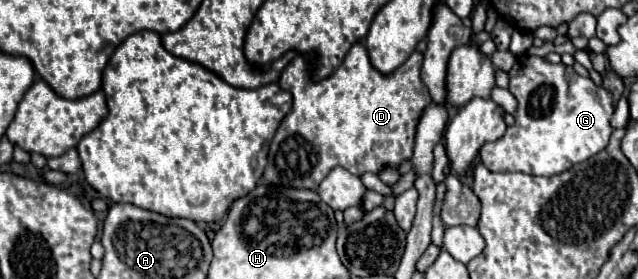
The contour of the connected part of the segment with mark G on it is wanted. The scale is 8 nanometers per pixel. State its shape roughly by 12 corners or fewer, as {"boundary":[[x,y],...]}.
{"boundary":[[520,55],[498,171],[558,175],[608,145],[610,89]]}

